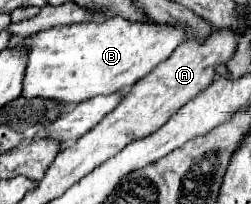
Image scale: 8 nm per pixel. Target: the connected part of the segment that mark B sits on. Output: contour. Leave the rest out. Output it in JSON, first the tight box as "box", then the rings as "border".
{"box":[22,16,186,106],"border":[[[120,16],[106,18],[104,22],[82,22],[42,30],[24,40],[30,52],[22,96],[48,96],[64,106],[74,106],[98,94],[114,94],[150,74],[150,70],[154,70],[158,62],[164,62],[184,40],[186,30],[162,26],[154,20],[134,22]]]}

